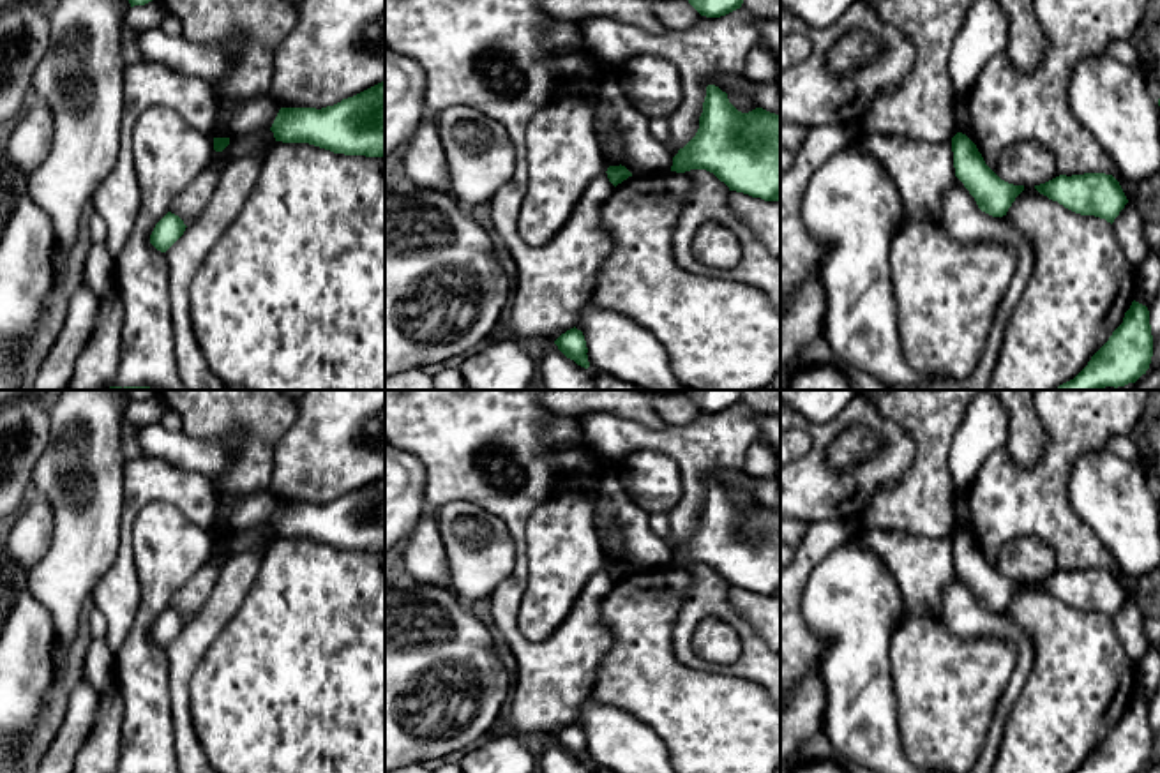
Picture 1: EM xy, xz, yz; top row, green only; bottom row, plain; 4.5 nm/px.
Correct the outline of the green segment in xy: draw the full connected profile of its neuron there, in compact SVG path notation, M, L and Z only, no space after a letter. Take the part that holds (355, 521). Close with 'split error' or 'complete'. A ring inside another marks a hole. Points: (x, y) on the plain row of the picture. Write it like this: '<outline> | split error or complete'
M385 477L334 501L281 503L270 526L275 537L309 538L334 549L383 552Z | complete

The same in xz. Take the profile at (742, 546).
M708 480L699 524L673 552L671 567L685 568L690 565L713 568L729 586L780 598L780 510L763 503L742 508L729 498L726 487Z | complete

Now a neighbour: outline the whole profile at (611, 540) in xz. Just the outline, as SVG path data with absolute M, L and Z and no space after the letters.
M613 528L607 529L602 537L600 537L600 544L604 547L604 552L607 554L609 561L620 561L625 544L623 544L623 537L621 531Z

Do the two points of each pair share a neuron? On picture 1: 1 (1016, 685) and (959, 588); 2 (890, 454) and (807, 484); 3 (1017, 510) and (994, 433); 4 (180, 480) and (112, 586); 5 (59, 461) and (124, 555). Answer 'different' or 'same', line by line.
1: same
2: same
3: different
4: same
5: different

